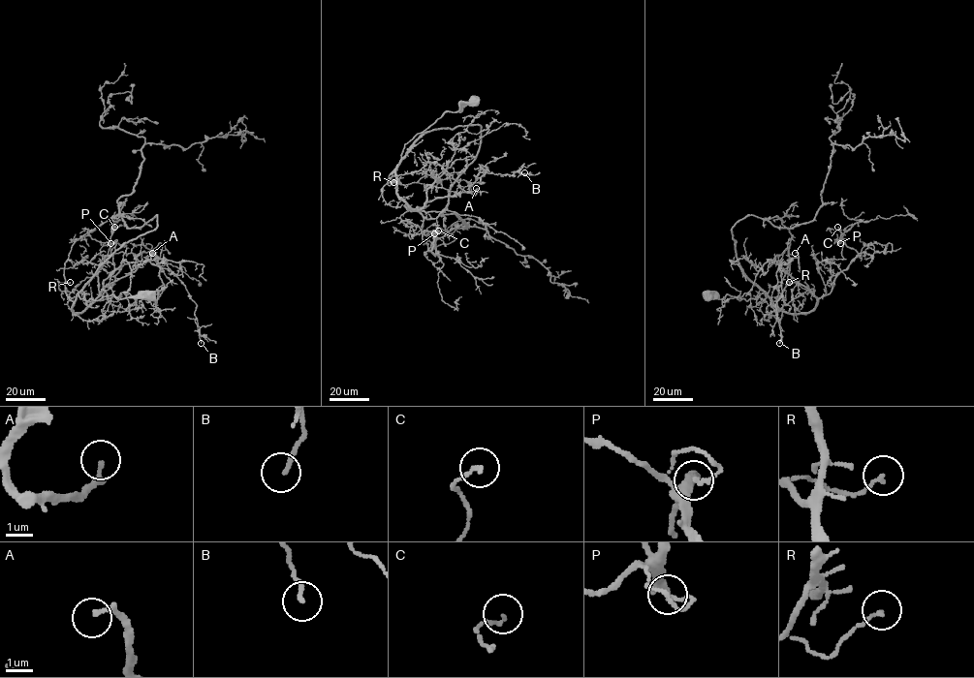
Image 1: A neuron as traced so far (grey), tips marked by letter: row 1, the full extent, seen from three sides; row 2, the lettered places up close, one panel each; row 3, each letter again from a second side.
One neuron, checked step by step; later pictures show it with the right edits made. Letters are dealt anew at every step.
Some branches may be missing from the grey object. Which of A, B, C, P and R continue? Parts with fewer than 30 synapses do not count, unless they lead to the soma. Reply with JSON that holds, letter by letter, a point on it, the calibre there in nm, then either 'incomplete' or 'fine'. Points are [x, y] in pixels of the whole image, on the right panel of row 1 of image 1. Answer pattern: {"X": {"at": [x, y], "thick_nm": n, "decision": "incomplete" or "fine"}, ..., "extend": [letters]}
{"A": {"at": [795, 253], "thick_nm": 190, "decision": "incomplete"}, "B": {"at": [779, 343], "thick_nm": 170, "decision": "fine"}, "C": {"at": [837, 227], "thick_nm": 130, "decision": "fine"}, "P": {"at": [840, 243], "thick_nm": 140, "decision": "fine"}, "R": {"at": [789, 282], "thick_nm": 130, "decision": "fine"}, "extend": ["A"]}

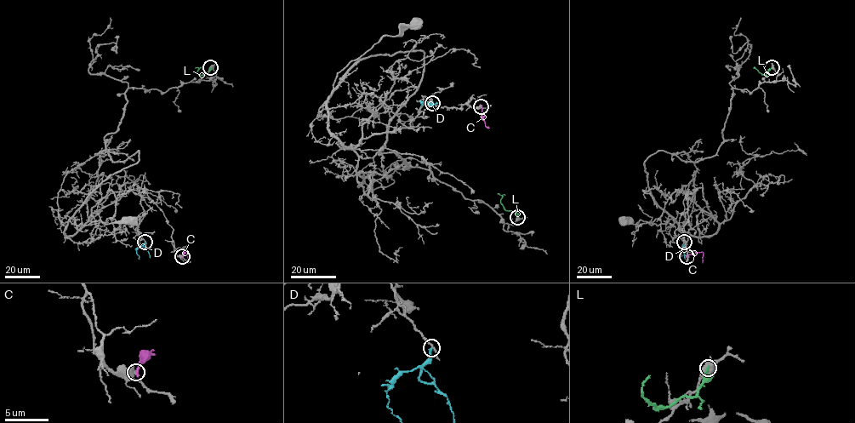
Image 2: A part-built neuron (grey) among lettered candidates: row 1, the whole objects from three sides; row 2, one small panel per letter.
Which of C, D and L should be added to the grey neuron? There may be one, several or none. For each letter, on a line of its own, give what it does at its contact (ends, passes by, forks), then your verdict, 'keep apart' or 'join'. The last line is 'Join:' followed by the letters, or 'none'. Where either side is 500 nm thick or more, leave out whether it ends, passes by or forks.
C: it ends there; keep apart
D: it ends there; keep apart
L: it ends there; keep apart
Join: none

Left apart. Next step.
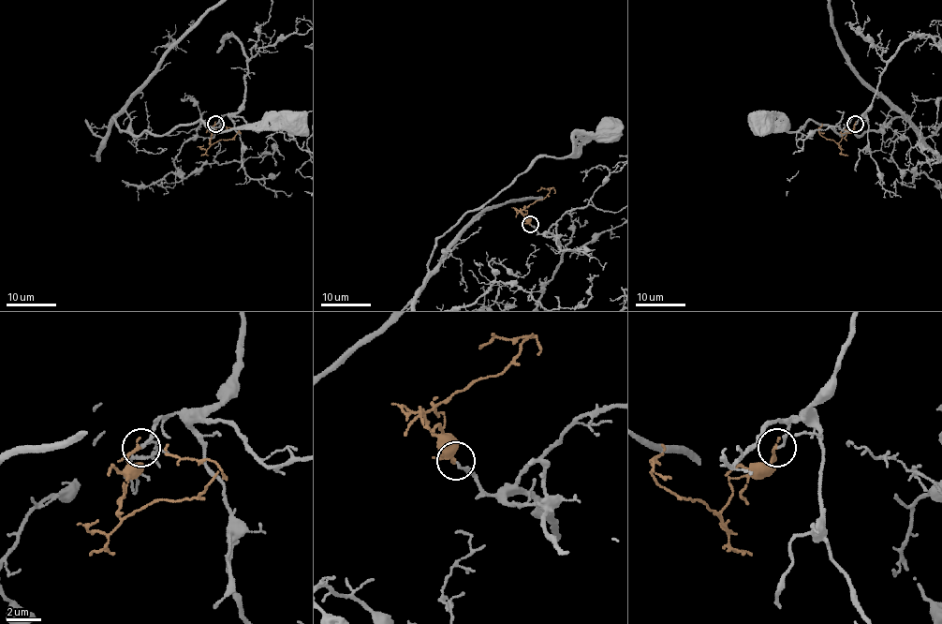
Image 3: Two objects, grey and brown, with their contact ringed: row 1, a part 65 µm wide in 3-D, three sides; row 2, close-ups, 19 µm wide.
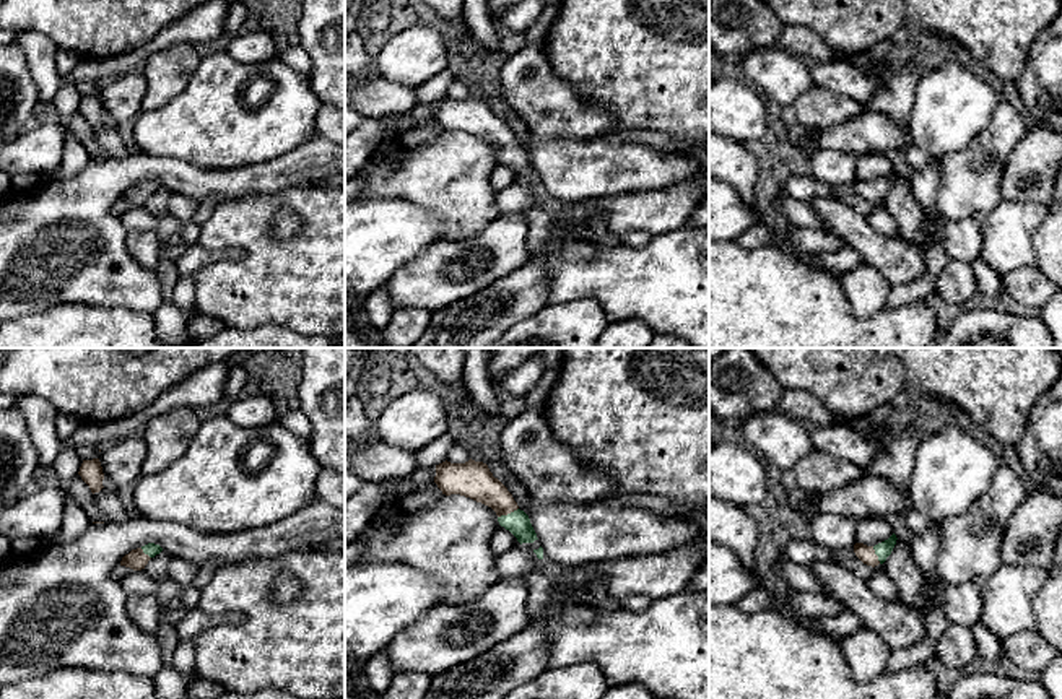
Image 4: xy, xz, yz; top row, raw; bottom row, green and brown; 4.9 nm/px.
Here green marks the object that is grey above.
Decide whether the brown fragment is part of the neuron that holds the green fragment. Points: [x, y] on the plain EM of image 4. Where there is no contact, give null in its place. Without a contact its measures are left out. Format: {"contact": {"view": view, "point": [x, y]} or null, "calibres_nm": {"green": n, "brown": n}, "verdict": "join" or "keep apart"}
{"contact": {"view": "xz", "point": [508, 150]}, "calibres_nm": {"green": 120, "brown": 180}, "verdict": "join"}

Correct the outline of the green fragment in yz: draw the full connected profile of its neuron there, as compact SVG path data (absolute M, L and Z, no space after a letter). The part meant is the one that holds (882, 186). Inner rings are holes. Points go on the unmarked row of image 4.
M893 169L888 176L875 180L875 182L867 182L864 179L855 179L854 180L854 189L855 192L867 202L878 202L886 197L886 193L891 190L894 180L896 180L896 171Z

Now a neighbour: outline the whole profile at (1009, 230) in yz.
M1003 200L987 213L974 215L982 232L982 258L1000 275L1036 265L1034 232L1041 226L1047 208L1041 203L1016 203Z

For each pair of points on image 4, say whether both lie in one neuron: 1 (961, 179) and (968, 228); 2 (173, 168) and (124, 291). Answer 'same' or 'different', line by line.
1: different
2: same

